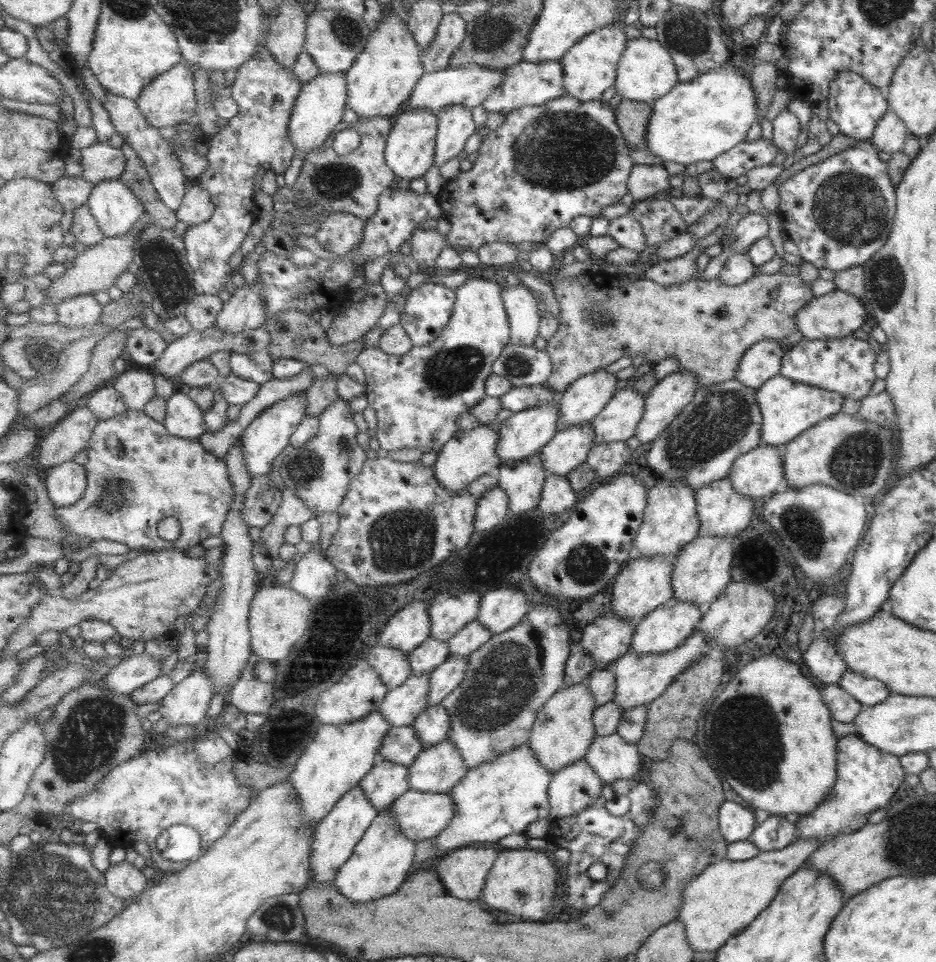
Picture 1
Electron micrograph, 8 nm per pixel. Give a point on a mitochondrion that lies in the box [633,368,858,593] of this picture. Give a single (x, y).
(719, 421)

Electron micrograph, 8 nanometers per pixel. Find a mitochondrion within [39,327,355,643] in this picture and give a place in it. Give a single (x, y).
(115, 498)

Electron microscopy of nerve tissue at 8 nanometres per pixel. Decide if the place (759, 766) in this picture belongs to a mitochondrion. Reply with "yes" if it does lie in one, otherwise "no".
yes

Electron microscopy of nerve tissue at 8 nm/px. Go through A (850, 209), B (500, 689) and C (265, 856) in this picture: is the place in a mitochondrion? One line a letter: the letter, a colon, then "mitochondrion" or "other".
A: mitochondrion
B: mitochondrion
C: other

